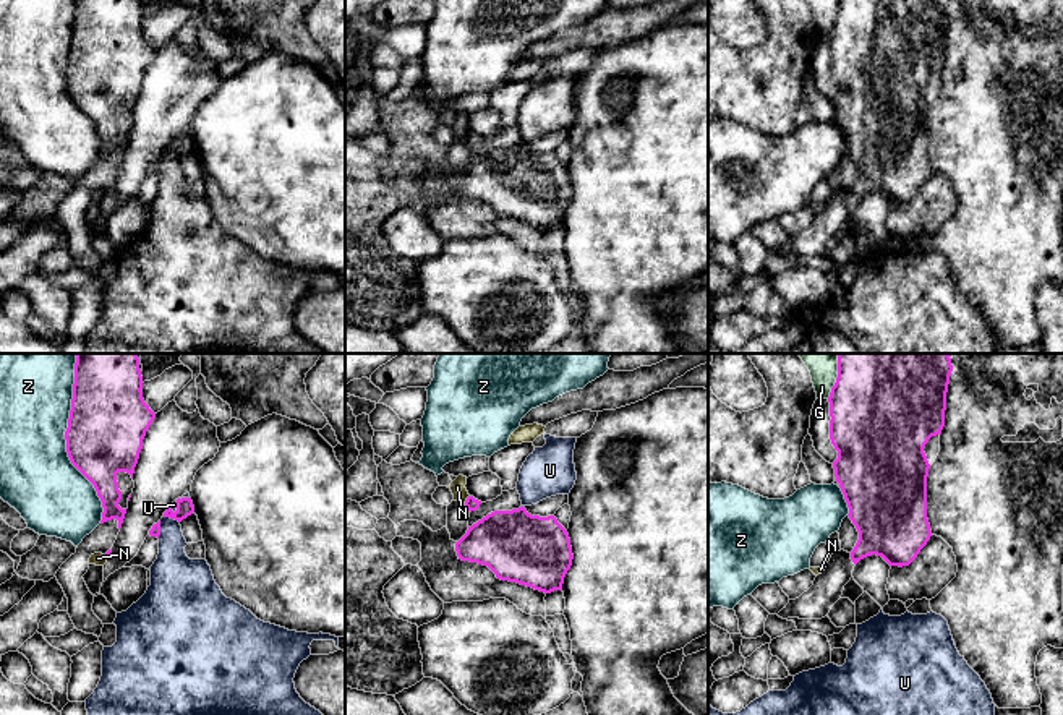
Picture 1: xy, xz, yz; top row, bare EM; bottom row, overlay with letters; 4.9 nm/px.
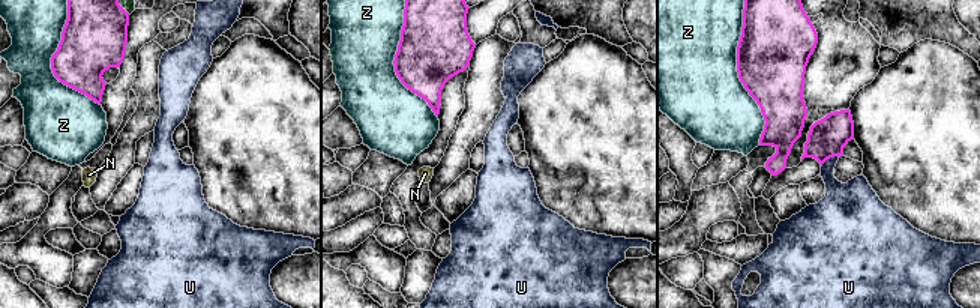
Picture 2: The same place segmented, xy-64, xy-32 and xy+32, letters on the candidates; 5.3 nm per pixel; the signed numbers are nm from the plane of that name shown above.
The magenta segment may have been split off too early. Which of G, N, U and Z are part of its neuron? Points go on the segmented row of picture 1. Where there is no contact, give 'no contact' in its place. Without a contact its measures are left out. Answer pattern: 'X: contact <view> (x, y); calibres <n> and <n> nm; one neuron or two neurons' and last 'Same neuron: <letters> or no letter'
G: contact yz (838, 376); calibres 500 and 180 nm; two neurons
N: contact xz (467, 498); calibres 60 and 80 nm; two neurons
U: contact xy (170, 518); calibres 90 and 190 nm; two neurons
Z: contact xy (65, 438); calibres 380 and 380 nm; two neurons
Same neuron: no letter

